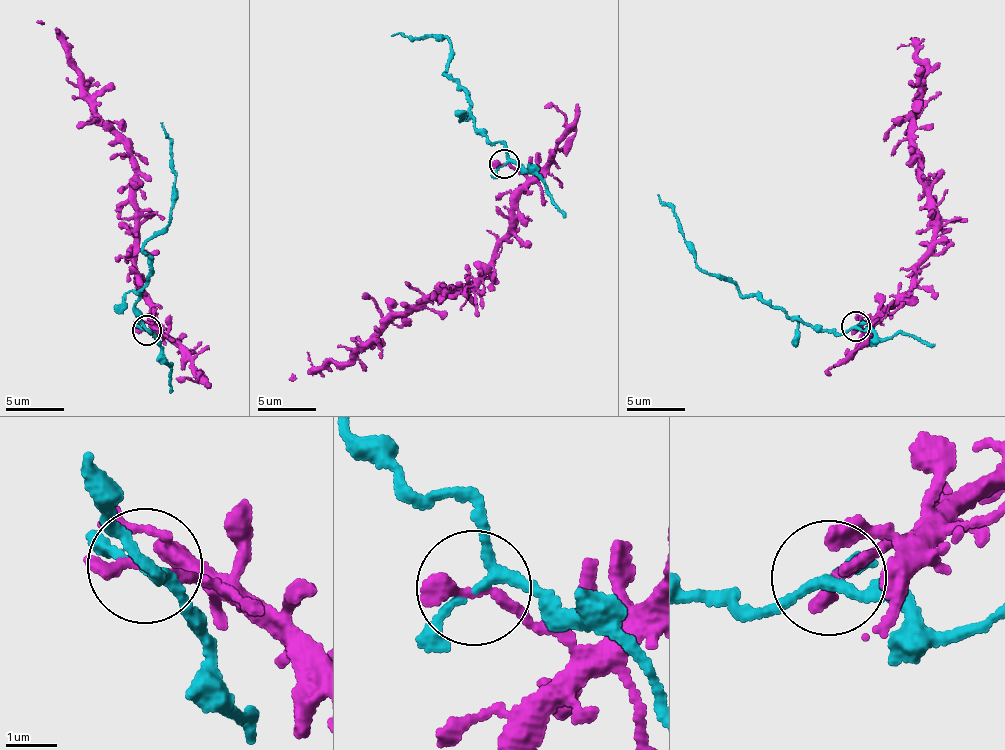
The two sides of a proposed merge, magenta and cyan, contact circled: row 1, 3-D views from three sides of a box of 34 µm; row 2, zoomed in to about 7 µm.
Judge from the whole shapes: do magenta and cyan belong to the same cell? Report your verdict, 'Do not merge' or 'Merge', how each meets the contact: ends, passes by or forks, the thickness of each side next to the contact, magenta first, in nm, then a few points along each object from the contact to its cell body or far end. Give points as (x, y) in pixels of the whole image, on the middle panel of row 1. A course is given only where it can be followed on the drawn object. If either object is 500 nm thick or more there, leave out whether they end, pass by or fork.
Do not merge. At the ring magenta ends. At the ring cyan forks. Thickness 300 nm (magenta) against 160 nm. Course of magenta: (504, 162), (526, 179), (512, 227), (465, 291), (433, 294), (399, 315), (347, 362), (288, 378). Course of cyan: (504, 162), (504, 145), (473, 126), (466, 88), (444, 72), (449, 42), (391, 34)

